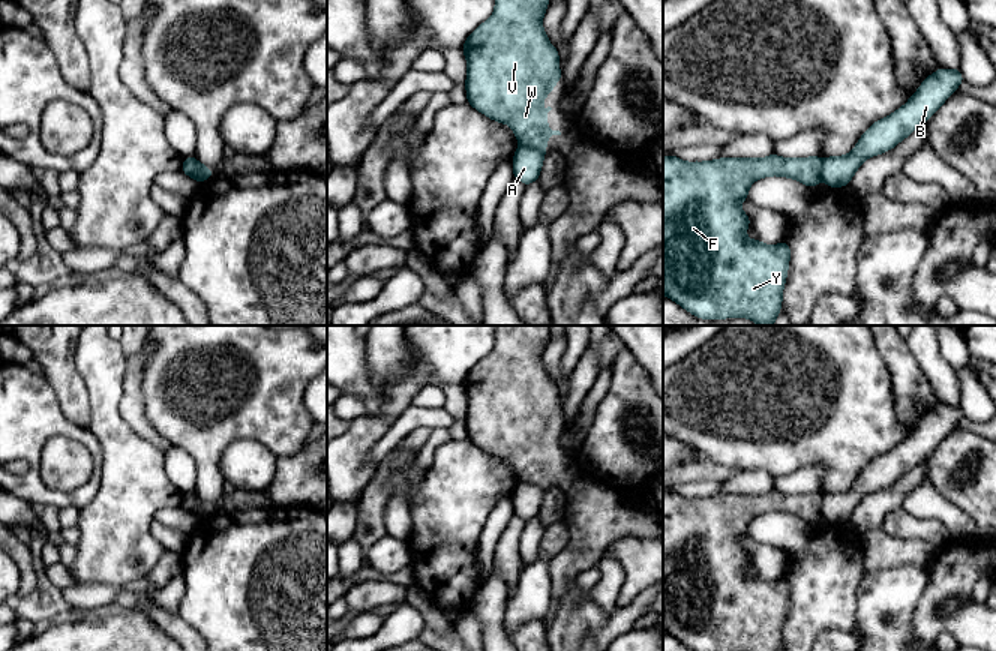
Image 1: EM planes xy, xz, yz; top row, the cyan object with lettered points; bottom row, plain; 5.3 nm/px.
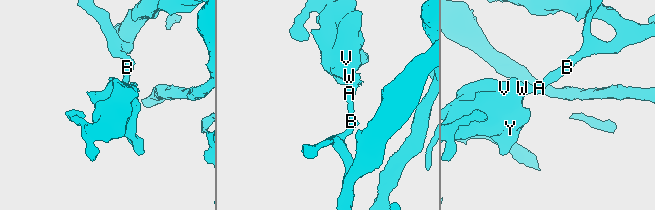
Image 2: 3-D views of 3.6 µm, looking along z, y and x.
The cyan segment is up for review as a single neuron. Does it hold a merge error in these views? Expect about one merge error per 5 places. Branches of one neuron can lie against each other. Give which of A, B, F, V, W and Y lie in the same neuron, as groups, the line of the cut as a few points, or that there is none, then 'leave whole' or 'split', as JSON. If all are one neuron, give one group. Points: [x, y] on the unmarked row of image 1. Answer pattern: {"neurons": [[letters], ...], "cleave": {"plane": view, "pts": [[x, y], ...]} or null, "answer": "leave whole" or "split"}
{"neurons": [["A", "B"], ["F", "V", "W", "Y"]], "cleave": {"plane": "xz", "pts": [[519, 480], [537, 483], [543, 488]]}, "answer": "split"}

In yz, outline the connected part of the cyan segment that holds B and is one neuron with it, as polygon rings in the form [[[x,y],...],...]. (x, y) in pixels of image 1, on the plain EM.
[[[939,404],[921,418],[902,444],[874,458],[849,490],[822,494],[822,518],[830,524],[849,520],[866,495],[894,484],[924,460],[963,417],[960,405]]]

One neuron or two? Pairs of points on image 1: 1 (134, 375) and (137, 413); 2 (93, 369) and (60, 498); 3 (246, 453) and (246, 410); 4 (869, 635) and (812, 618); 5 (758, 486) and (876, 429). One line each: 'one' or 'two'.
1: one
2: two
3: two
4: two
5: two

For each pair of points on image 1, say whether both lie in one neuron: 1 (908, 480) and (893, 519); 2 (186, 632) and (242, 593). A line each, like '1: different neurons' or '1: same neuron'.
1: different neurons
2: different neurons

